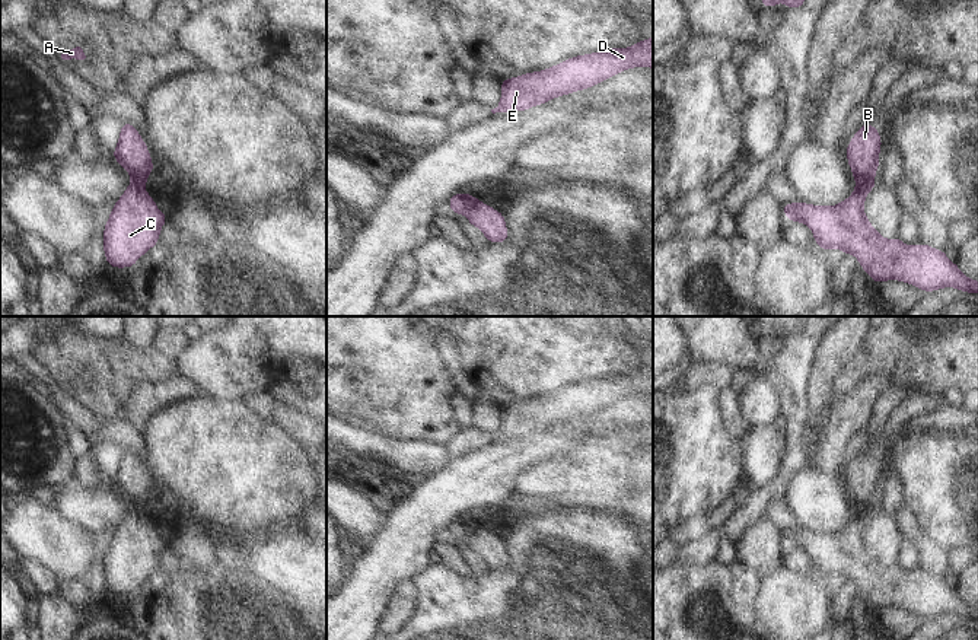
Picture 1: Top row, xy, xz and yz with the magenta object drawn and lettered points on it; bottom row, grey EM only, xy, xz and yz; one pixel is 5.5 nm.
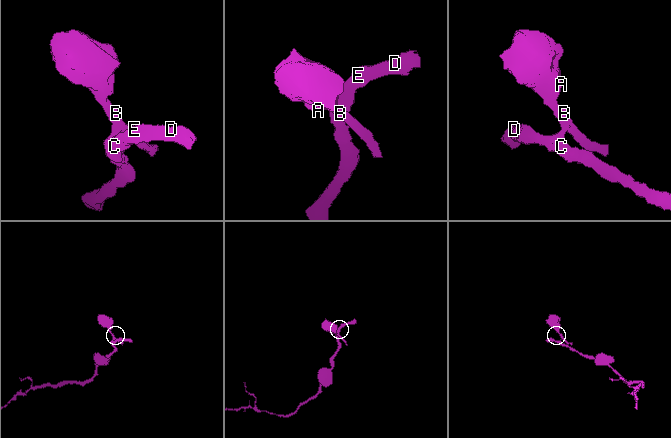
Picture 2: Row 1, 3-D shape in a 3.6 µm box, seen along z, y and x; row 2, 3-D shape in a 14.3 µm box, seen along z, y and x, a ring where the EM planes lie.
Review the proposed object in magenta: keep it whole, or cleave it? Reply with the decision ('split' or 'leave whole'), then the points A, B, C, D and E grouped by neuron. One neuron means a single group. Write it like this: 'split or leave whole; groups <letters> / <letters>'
split; groups A B / C D E

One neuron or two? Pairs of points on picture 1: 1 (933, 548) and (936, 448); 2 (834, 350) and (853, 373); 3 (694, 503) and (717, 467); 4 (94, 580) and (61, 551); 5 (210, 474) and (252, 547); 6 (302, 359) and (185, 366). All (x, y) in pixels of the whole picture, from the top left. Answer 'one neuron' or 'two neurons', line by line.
1: two neurons
2: two neurons
3: one neuron
4: two neurons
5: two neurons
6: one neuron

